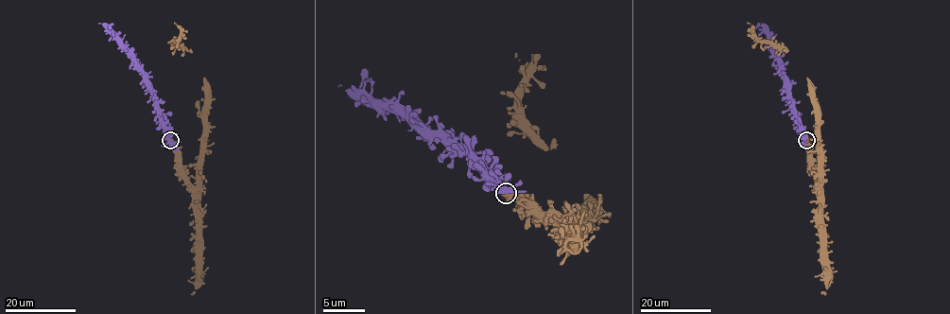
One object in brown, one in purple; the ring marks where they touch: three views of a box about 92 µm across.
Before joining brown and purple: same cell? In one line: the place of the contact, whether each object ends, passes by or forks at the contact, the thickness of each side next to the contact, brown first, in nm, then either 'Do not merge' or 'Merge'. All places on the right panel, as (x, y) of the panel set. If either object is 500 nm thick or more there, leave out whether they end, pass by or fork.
Place: (806, 140). Thickness 550 nm (brown) against 600 nm. Merge

